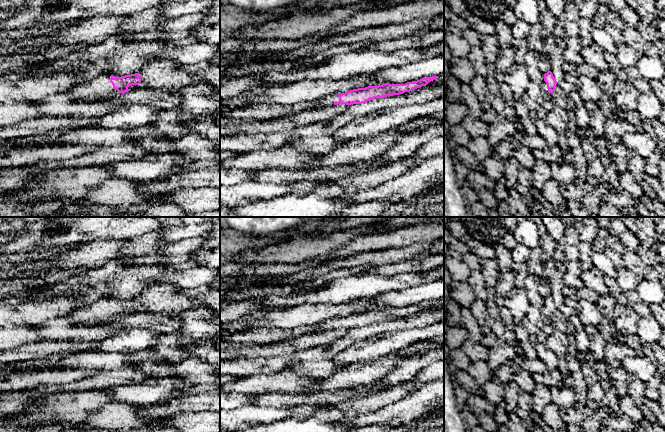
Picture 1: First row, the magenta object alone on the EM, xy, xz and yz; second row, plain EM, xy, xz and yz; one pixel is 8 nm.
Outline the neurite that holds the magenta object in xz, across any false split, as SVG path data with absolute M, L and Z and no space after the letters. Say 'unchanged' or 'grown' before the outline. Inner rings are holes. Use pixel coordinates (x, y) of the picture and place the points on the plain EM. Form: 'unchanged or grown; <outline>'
grown; M438 300L426 301L417 305L407 306L405 308L389 308L385 307L378 310L368 310L365 312L353 313L345 317L337 317L325 320L317 324L313 332L305 333L321 333L334 330L337 328L362 328L375 322L384 322L387 320L399 319L410 316L422 310L426 310L429 306Z

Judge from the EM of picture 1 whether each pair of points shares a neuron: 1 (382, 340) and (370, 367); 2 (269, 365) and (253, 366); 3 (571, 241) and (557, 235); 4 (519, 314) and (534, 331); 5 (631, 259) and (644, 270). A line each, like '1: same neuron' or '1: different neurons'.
1: different neurons
2: same neuron
3: different neurons
4: different neurons
5: same neuron

